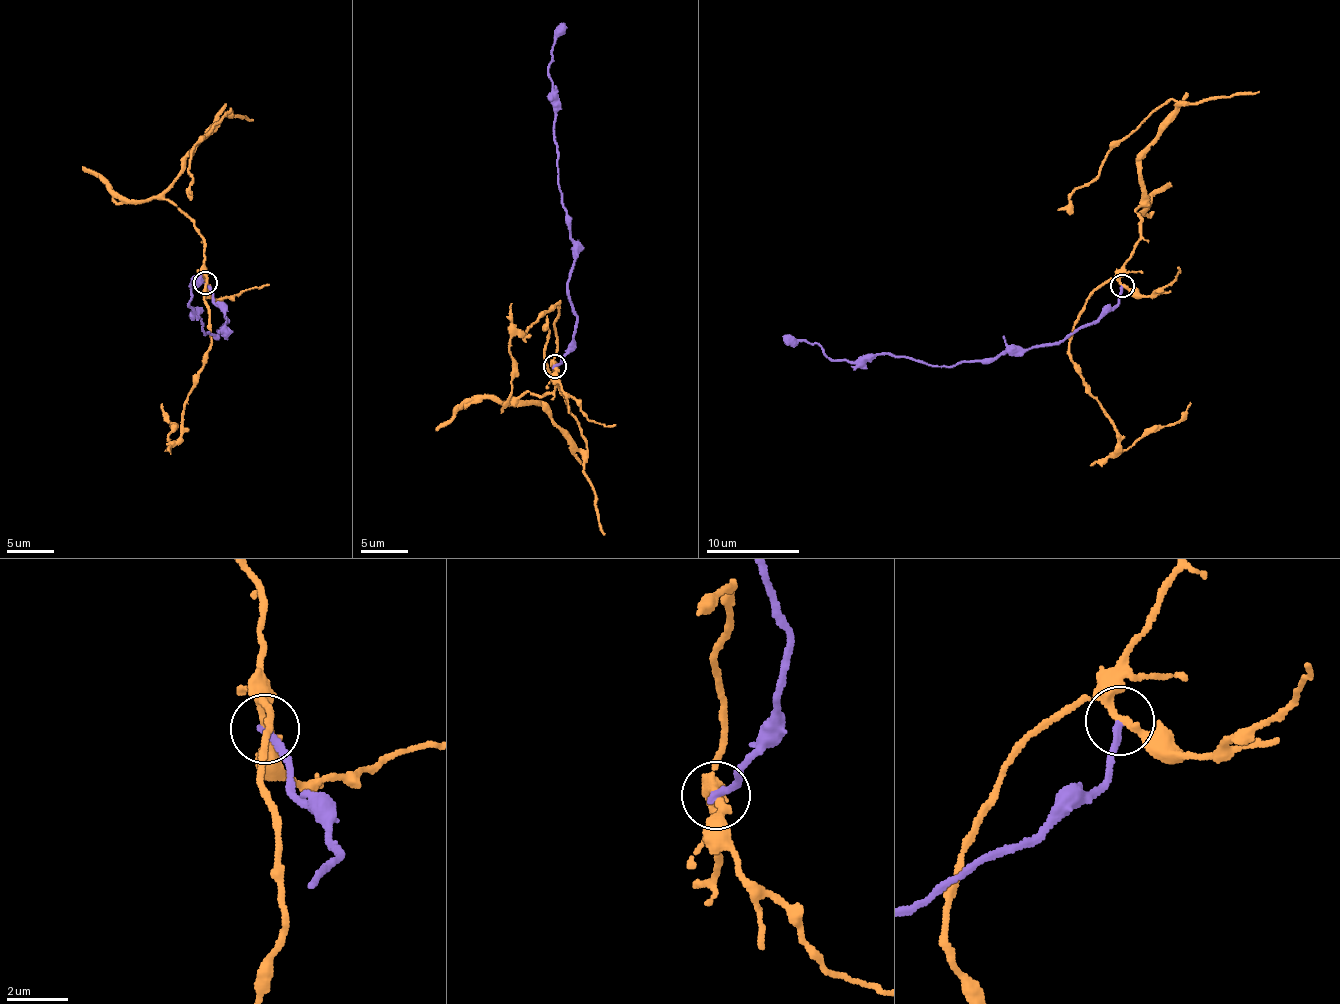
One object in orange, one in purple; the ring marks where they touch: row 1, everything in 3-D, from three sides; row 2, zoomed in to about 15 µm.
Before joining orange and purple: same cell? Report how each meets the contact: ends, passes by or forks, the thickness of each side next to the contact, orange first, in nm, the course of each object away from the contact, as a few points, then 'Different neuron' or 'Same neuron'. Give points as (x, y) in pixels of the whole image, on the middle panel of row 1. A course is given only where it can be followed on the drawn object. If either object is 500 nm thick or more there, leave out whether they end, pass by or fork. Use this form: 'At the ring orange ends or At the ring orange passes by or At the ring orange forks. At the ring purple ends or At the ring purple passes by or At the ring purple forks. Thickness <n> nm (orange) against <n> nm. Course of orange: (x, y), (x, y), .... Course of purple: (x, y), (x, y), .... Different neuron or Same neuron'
At the ring orange passes by. At the ring purple ends. Thickness 240 nm (orange) against 280 nm. Course of orange: (554, 367), (554, 391), (516, 399), (539, 405), (579, 449), (586, 448), (546, 363), (546, 316). Course of purple: (554, 367), (575, 334), (577, 315), (567, 292), (574, 240), (557, 166), (548, 67), (561, 22). Different neuron

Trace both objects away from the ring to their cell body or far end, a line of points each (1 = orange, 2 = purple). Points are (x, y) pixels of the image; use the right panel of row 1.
1: (1123, 285), (1120, 266), (1139, 237), (1140, 159), (1175, 109), (1173, 101), (1147, 114), (1058, 209)
2: (1123, 285), (1120, 300), (1057, 342), (991, 359), (831, 359), (815, 343), (782, 337)

